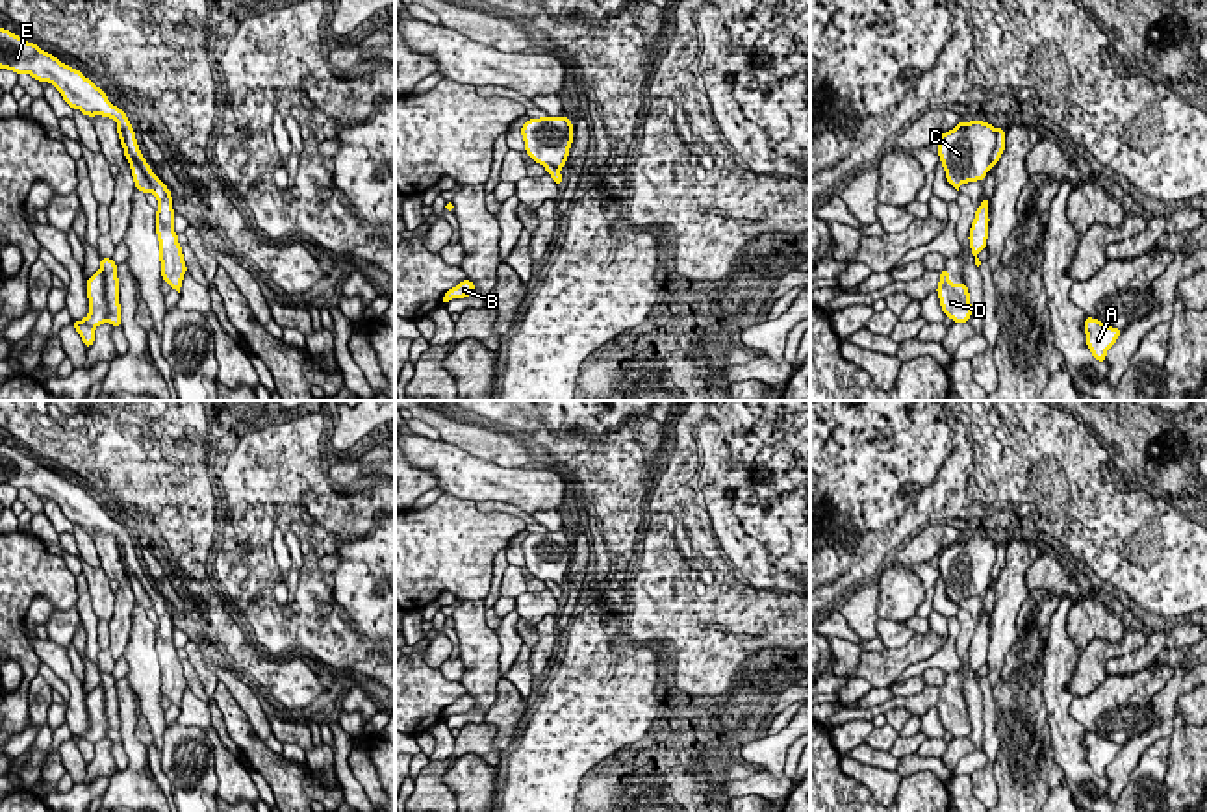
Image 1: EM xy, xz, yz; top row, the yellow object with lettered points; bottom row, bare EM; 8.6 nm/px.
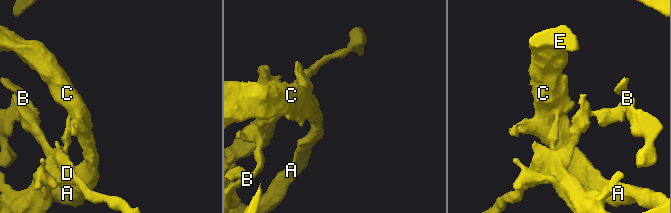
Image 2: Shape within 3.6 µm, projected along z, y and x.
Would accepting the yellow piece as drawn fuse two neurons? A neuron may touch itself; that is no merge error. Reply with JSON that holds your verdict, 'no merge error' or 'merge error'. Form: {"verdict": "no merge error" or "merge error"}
{"verdict": "merge error"}

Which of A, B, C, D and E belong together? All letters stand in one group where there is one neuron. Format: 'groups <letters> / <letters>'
groups A C D E / B

